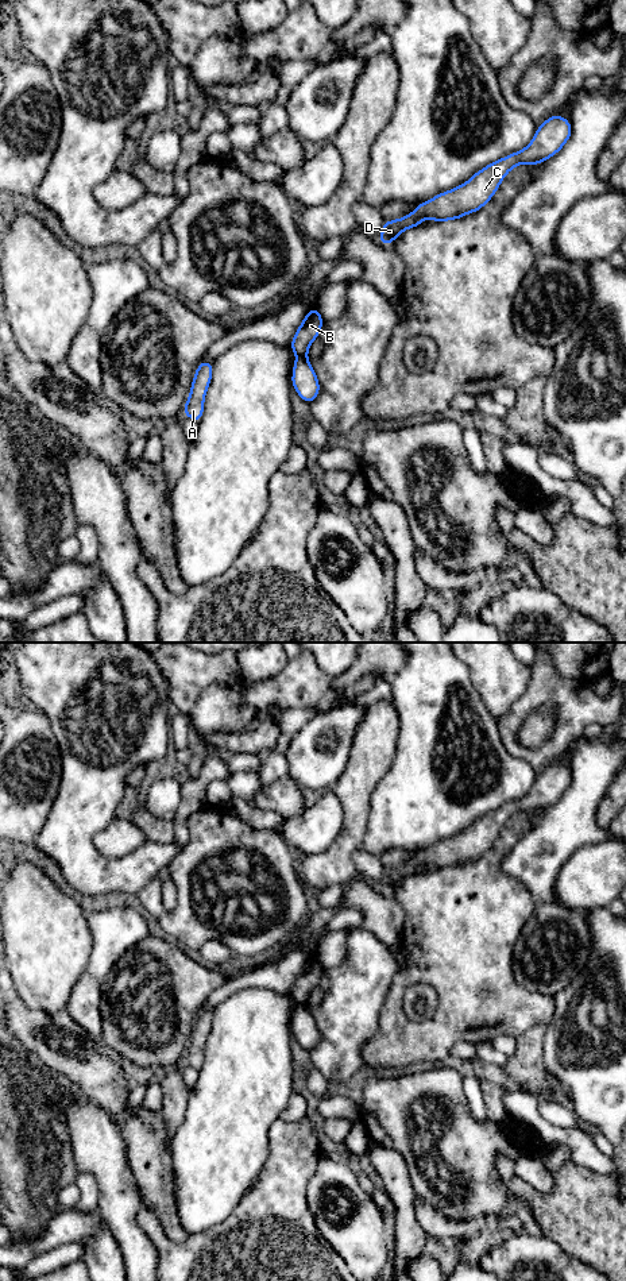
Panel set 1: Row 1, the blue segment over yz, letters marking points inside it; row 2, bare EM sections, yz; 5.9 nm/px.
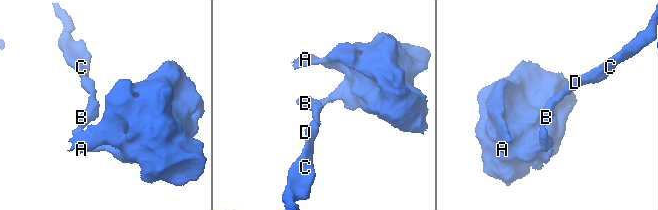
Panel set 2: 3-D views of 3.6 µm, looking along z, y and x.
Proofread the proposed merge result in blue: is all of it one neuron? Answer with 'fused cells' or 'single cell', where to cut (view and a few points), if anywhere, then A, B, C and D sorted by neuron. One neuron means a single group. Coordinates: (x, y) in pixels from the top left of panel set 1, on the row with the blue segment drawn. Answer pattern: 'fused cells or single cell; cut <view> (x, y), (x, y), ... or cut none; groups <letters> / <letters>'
fused cells; cut yz (297, 355), (305, 357); groups A / B C D

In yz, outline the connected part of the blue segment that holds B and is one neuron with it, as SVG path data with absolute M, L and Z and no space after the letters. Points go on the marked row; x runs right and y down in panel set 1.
M317 306L312 308L304 317L304 321L295 331L294 337L290 342L290 348L295 356L306 356L309 347L320 335L324 325L324 320Z

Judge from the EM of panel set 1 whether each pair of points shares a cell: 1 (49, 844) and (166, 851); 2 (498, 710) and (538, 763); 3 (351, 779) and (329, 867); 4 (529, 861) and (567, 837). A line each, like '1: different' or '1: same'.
1: same
2: different
3: same
4: same

